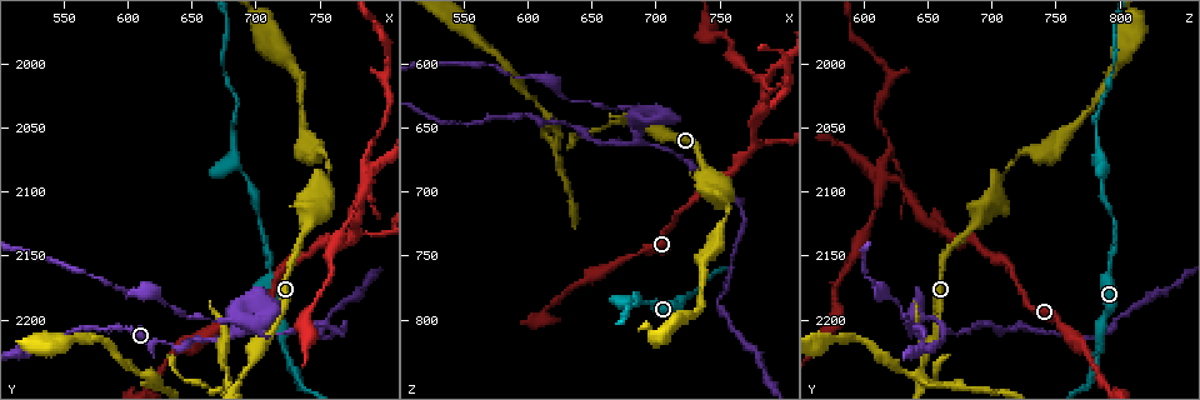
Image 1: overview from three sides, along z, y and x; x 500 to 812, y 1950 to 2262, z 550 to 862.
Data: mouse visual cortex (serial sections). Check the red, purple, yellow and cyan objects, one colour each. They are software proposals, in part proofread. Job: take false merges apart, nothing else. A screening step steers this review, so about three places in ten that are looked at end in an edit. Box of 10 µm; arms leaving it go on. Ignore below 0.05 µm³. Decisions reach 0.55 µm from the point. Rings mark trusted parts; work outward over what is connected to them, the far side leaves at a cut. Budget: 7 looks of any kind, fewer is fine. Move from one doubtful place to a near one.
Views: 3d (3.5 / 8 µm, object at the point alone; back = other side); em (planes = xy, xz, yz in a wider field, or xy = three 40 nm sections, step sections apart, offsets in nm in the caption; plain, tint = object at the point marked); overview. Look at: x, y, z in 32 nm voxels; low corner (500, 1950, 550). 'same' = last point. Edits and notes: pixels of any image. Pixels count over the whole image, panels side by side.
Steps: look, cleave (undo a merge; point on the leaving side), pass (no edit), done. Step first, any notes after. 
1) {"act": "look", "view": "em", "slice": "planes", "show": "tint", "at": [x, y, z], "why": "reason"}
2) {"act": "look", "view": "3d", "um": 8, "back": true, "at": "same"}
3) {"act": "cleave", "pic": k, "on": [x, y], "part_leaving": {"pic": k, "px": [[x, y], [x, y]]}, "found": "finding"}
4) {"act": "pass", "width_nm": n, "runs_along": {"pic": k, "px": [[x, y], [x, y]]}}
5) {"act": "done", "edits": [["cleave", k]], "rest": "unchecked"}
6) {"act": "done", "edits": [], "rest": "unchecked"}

{"act": "look", "view": "3d", "um": 3.5, "at": [686, 2210, 662], "why": "a fork"}

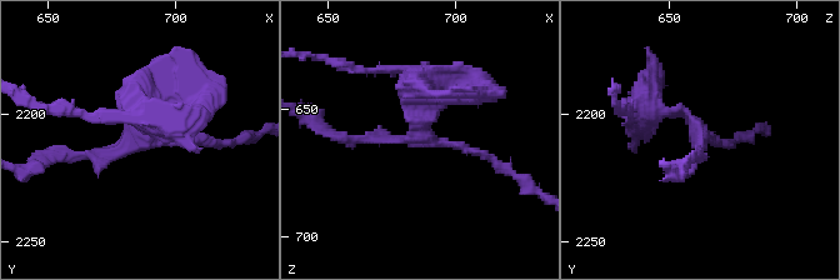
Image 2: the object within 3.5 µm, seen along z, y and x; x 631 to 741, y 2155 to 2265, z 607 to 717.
{"act": "look", "view": "em", "slice": "xy", "step": 5, "show": "tint", "at": [686, 2211, 661], "why": "shape alone is not enough"}

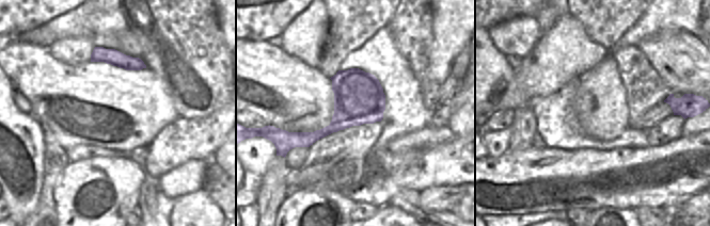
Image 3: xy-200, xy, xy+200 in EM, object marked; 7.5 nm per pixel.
{"act": "look", "view": "em", "slice": "planes", "show": "tint", "at": "same"}

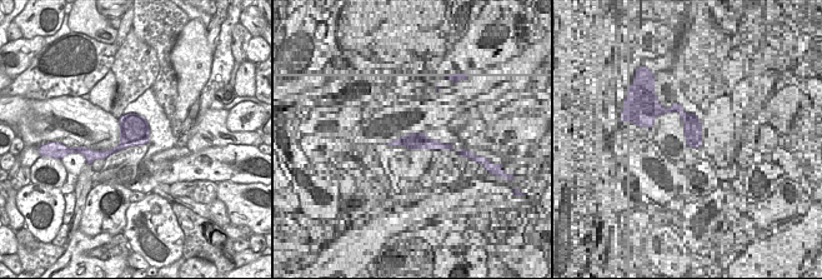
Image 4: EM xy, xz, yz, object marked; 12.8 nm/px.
{"act": "pass", "width_nm": 380, "runs_along": {"pic": 2, "px": [[336, 136], [418, 139], [414, 75]]}, "found": "all the same cell"}

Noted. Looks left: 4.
{"act": "look", "view": "3d", "um": 8, "at": [778, 2132, 664], "why": "arms part here"}

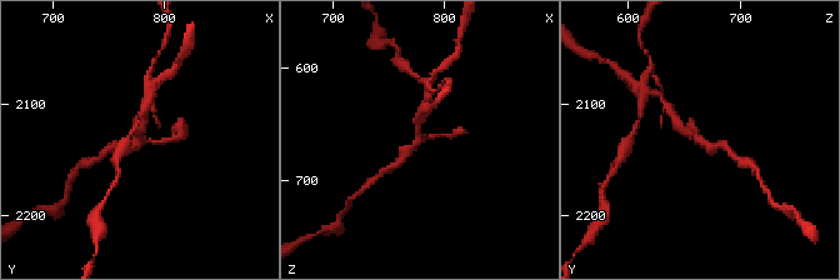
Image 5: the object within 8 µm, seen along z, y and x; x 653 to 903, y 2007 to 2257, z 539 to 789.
{"act": "look", "view": "3d", "um": 3.5, "at": "same", "why": "zoom in"}

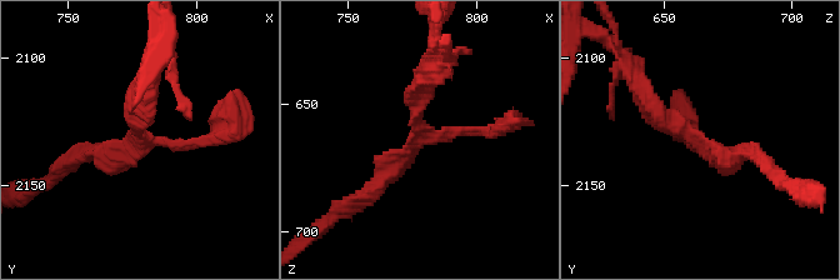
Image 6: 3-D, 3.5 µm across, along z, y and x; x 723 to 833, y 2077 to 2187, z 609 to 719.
{"act": "pass", "arm_widths_nm": [150, 200, 200], "runs_along": {"pic": 6, "px": [[755, 155], [694, 144], [636, 86]]}, "found": "one cell here"}

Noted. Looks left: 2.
{"act": "look", "view": "3d", "um": 3.5, "at": [686, 2078, 784], "why": "a fork"}

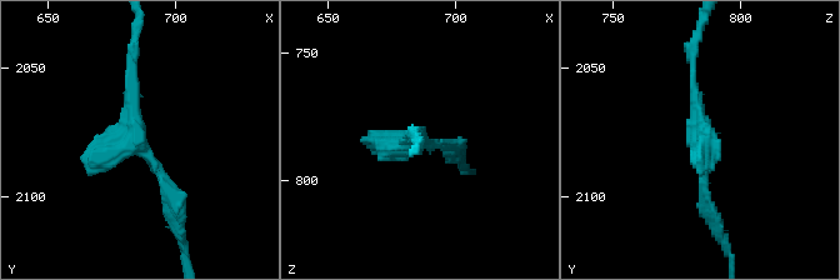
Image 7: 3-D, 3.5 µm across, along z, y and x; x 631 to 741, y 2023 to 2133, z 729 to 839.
{"act": "look", "view": "em", "slice": "xy", "step": 2, "show": "tint", "at": [684, 2077, 785]}

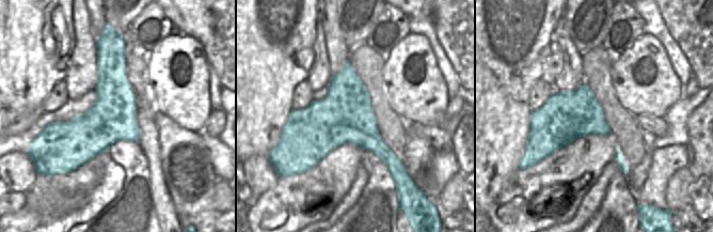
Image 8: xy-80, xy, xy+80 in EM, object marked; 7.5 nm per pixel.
{"act": "pass", "runs_along": {"pic": 8, "px": [[107, 46], [108, 116], [69, 167]]}, "found": "all the same cell"}

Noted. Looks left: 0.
{"act": "done", "edits": [], "rest": "unchecked"}

